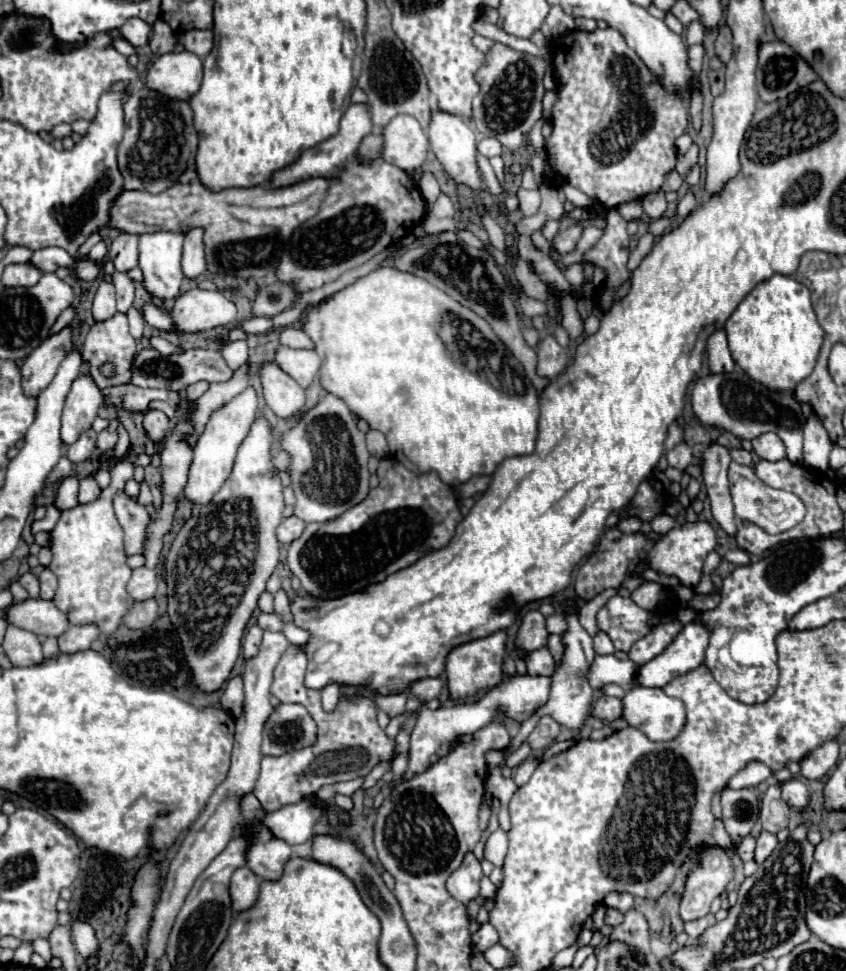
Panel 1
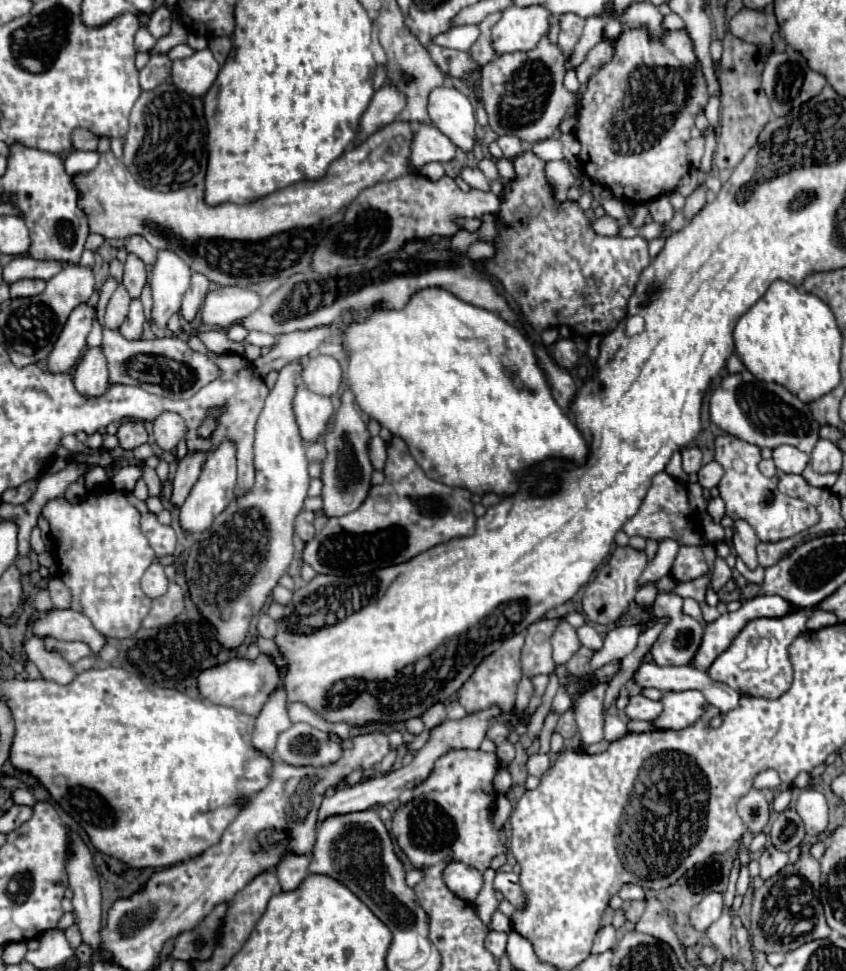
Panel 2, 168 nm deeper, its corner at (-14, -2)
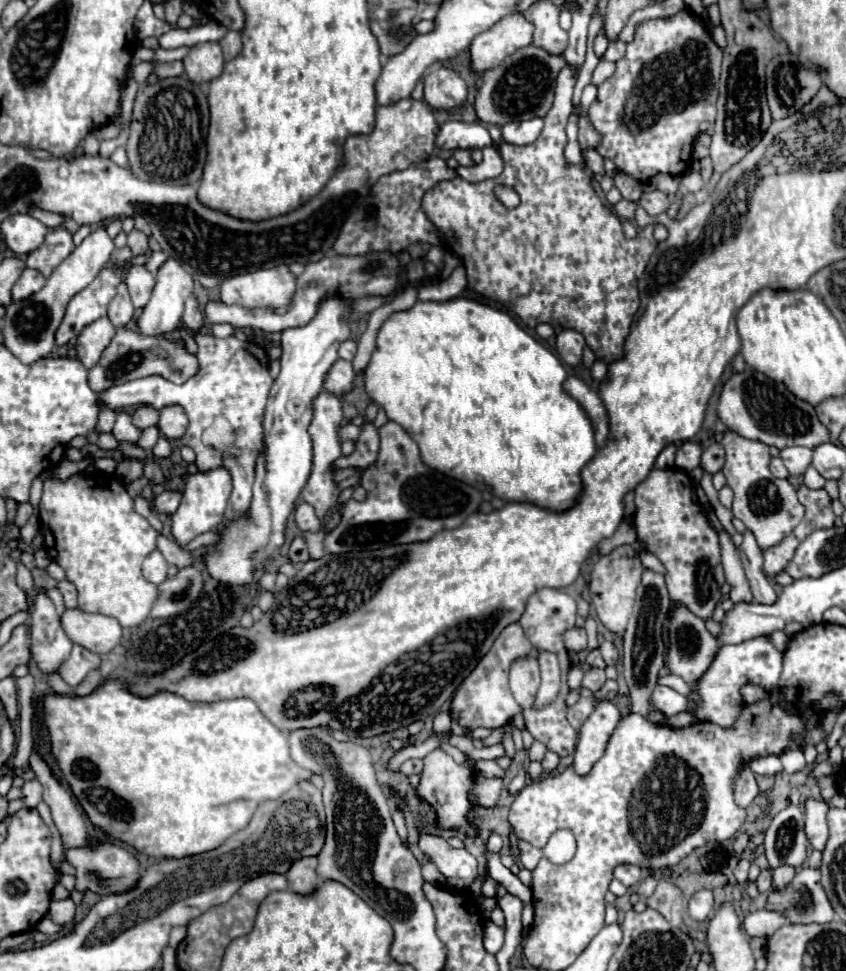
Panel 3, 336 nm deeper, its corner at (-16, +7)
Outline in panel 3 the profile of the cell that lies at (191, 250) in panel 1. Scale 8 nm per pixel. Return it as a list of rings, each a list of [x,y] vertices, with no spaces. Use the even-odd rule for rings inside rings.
[[[194,295],[186,301],[186,309],[184,309],[184,325],[186,325],[194,335],[198,335],[198,333],[204,329],[202,307],[200,307],[200,303],[196,301]]]

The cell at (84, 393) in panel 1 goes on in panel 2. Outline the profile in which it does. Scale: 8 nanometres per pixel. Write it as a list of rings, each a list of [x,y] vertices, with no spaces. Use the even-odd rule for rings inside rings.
[[[88,348],[84,352],[82,360],[74,370],[74,386],[86,398],[106,394],[110,386],[110,378],[108,378],[106,358],[100,348]]]

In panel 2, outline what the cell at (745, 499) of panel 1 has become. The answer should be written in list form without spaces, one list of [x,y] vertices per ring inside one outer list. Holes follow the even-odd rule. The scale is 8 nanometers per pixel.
[[[726,434],[716,438],[716,462],[724,468],[724,476],[718,484],[718,490],[720,490],[720,498],[726,504],[726,514],[732,520],[738,518],[746,520],[756,530],[758,540],[762,542],[778,542],[812,528],[820,520],[818,510],[800,498],[790,498],[780,490],[776,490],[776,482],[766,478],[758,470],[760,460],[762,458],[758,446],[746,444],[744,440],[738,438],[726,442]]]

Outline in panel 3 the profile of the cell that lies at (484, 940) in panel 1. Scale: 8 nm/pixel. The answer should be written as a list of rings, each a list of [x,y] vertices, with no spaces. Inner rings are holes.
[[[492,921],[484,923],[484,949],[492,955],[496,955],[504,945],[504,929],[494,925]]]

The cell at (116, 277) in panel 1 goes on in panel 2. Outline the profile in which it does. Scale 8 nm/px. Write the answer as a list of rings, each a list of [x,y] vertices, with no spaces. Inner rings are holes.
[[[130,254],[124,264],[124,282],[122,284],[132,298],[140,298],[142,288],[148,284],[146,266],[140,258],[134,258],[134,254]]]

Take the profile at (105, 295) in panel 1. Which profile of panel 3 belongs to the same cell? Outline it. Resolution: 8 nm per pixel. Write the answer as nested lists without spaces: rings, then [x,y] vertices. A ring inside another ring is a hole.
[[[120,283],[116,297],[108,305],[108,319],[112,321],[114,327],[124,327],[132,317],[134,317],[134,305],[130,301],[126,285]]]

